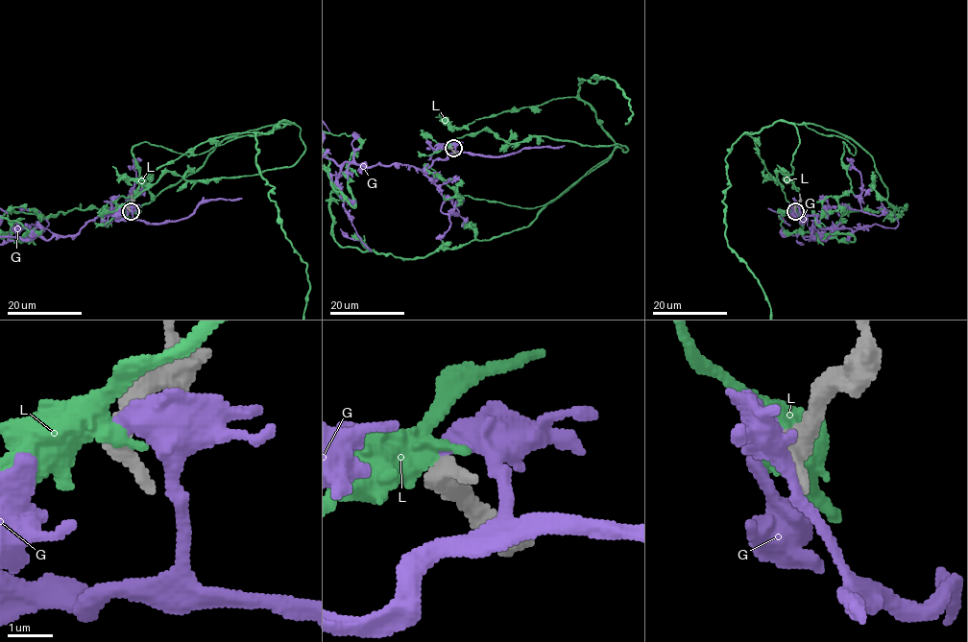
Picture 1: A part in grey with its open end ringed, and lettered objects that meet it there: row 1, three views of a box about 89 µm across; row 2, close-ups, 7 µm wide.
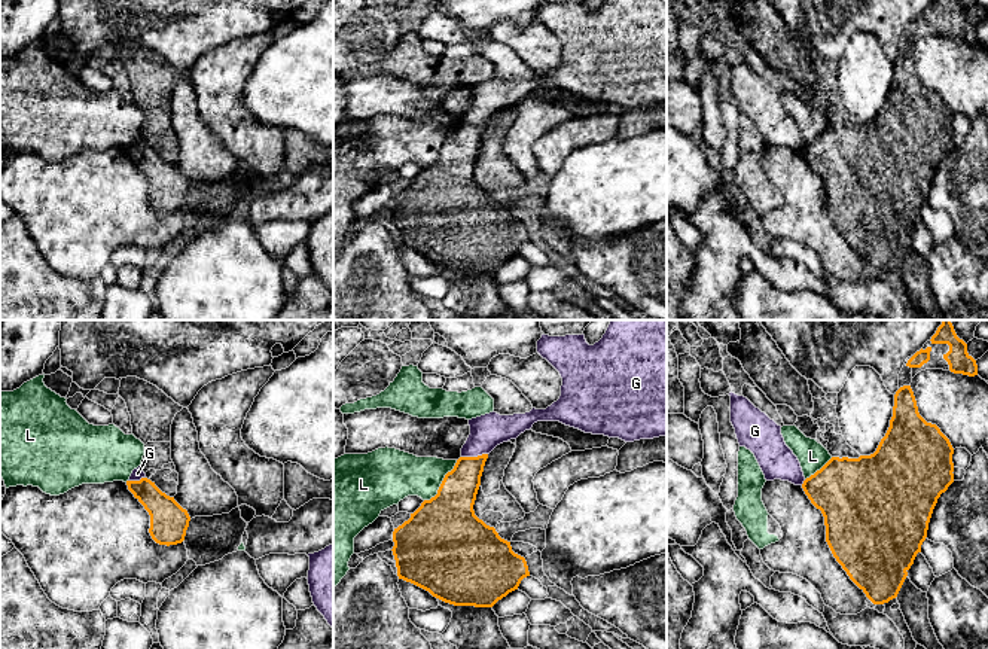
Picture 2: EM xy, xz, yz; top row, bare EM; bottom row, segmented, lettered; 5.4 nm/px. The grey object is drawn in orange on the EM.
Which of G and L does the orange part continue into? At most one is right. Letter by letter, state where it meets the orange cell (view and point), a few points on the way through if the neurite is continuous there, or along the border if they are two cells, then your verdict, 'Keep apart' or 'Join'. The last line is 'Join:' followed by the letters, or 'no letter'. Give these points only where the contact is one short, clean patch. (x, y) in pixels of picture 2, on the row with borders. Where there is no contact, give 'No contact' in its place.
G: Touches orange at xz (473, 457). Boundary: xz (487, 453), (462, 457). Keep apart
L: Touches orange at xz (442, 483). Boundary: xz (457, 460), (445, 475), (438, 491), (424, 500). Keep apart
Join: no letter

